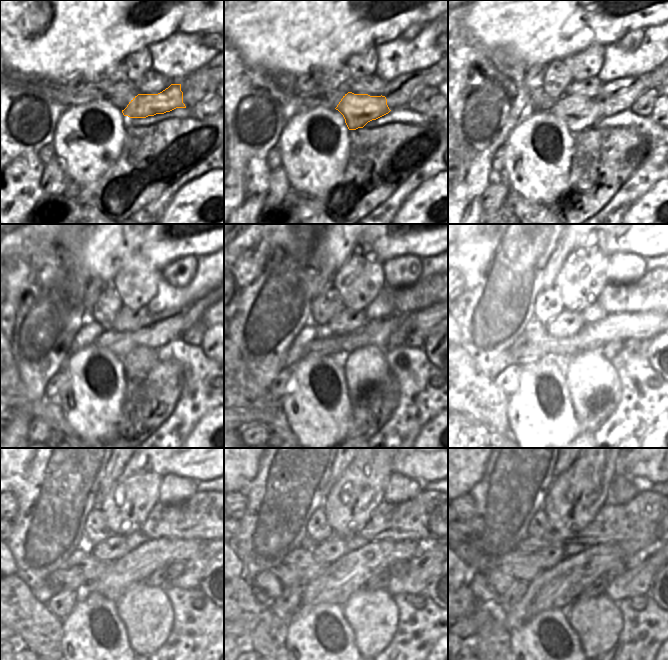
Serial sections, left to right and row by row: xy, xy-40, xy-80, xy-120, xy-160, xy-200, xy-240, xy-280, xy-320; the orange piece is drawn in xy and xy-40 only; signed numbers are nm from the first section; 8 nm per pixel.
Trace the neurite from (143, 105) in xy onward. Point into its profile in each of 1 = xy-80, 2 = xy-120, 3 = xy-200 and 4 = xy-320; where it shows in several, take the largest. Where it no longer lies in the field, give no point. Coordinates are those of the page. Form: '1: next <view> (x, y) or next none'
1: next xy-80 (579, 113)
2: next xy-120 (120, 343)
3: next xy-200 (524, 351)
4: next xy-320 (487, 586)

